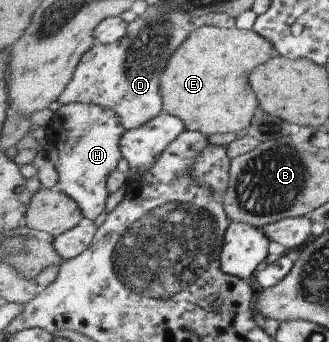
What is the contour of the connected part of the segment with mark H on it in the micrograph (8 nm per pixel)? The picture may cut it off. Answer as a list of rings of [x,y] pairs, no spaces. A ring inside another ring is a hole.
[[[80,102],[64,104],[59,110],[53,112],[46,131],[47,142],[50,143],[47,153],[59,171],[58,189],[72,196],[72,199],[79,203],[86,218],[91,221],[96,219],[98,215],[102,215],[106,211],[109,194],[107,183],[111,173],[118,167],[118,161],[124,158],[121,140],[128,129],[125,128],[121,117],[112,108]]]

